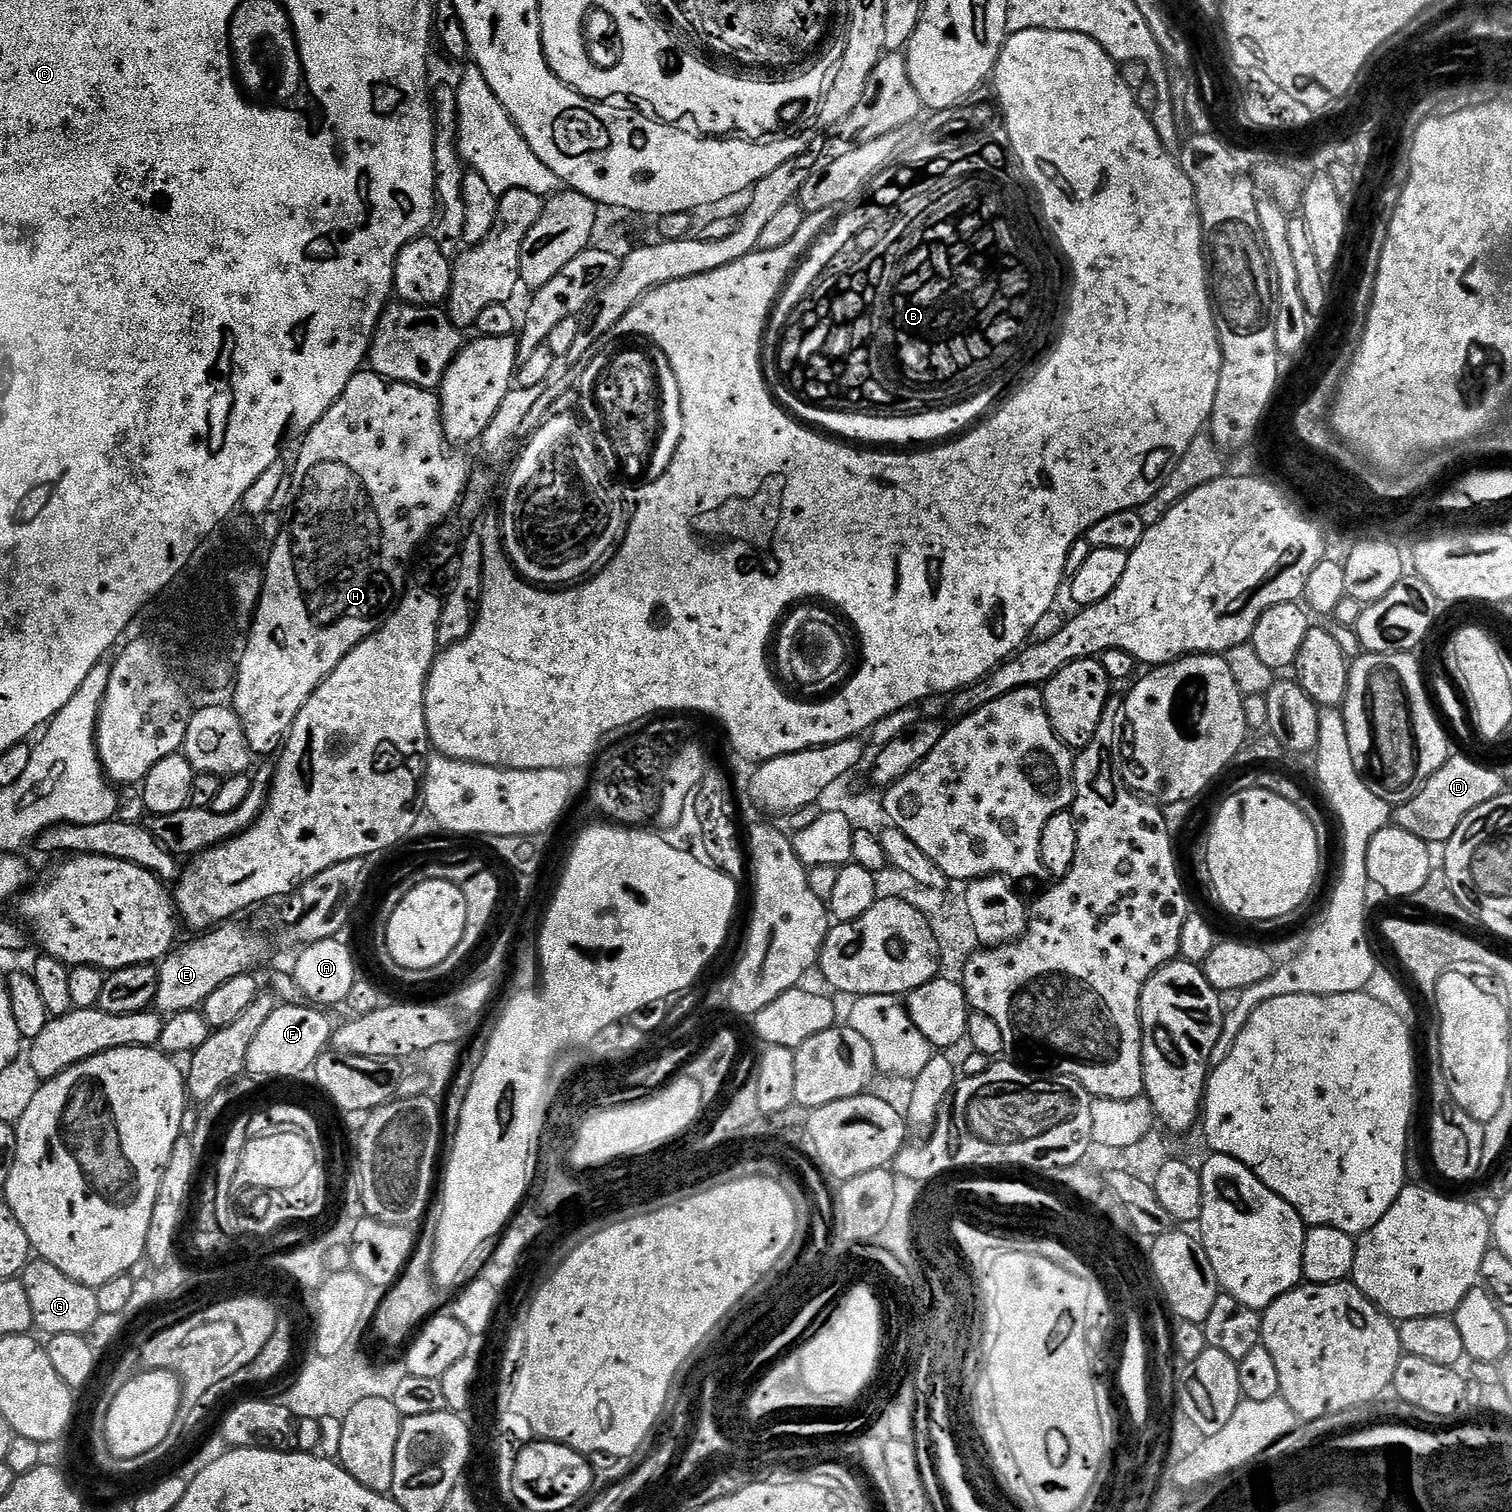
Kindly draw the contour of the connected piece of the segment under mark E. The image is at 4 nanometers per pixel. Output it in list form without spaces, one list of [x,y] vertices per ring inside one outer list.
[[[225,922],[203,934],[197,935],[196,940],[189,944],[181,943],[172,949],[163,960],[159,961],[156,977],[158,986],[156,987],[156,998],[154,1008],[157,1013],[171,1014],[174,1012],[190,1012],[199,1009],[214,990],[218,990],[220,984],[224,984],[230,978],[235,976],[249,975],[253,970],[252,967],[260,960],[260,955],[264,952],[265,942],[259,935],[253,934],[247,927],[236,924],[240,922]]]

